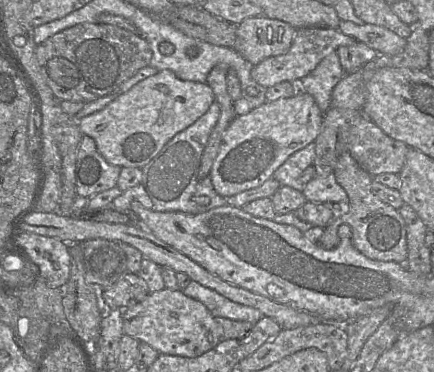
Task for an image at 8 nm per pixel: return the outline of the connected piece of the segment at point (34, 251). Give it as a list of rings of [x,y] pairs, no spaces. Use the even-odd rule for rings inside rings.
[[[23,231],[18,232],[13,242],[38,267],[39,276],[47,286],[63,290],[72,270],[72,255],[68,243],[57,238]]]

